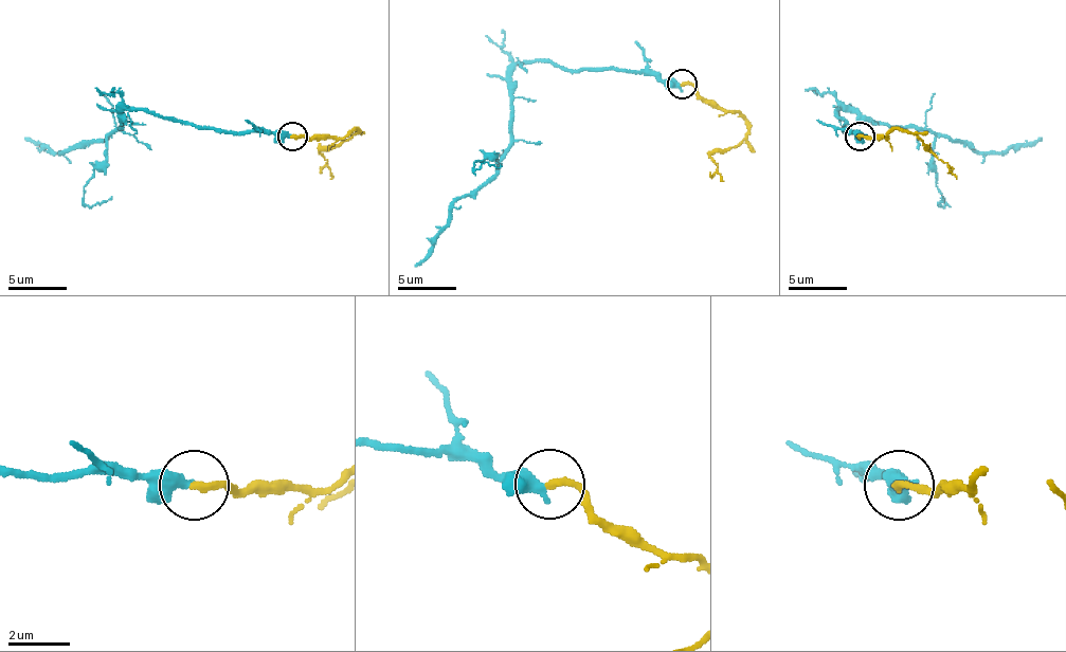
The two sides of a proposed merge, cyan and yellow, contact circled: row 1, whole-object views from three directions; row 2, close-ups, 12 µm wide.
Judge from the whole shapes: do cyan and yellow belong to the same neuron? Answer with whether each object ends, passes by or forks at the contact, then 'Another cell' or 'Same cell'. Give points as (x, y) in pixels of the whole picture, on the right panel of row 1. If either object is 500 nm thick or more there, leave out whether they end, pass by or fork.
At the ring cyan ends. At the ring yellow ends. Same cell

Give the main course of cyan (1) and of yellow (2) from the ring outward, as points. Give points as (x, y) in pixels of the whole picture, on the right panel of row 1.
1: (859, 137), (844, 131), (841, 107), (877, 122), (917, 125), (964, 140), (979, 151), (1032, 145), (1041, 137)
2: (859, 137), (885, 137), (897, 128), (911, 131), (956, 178)

